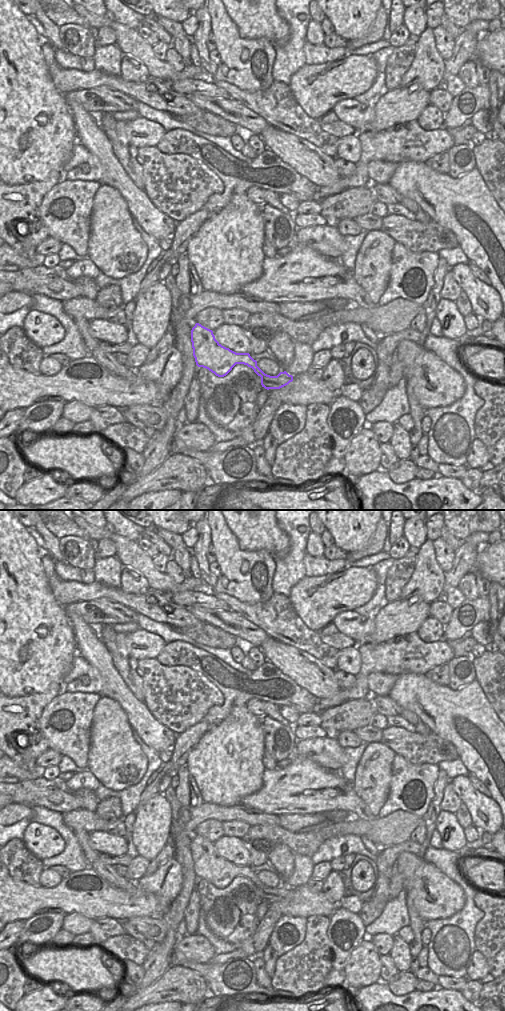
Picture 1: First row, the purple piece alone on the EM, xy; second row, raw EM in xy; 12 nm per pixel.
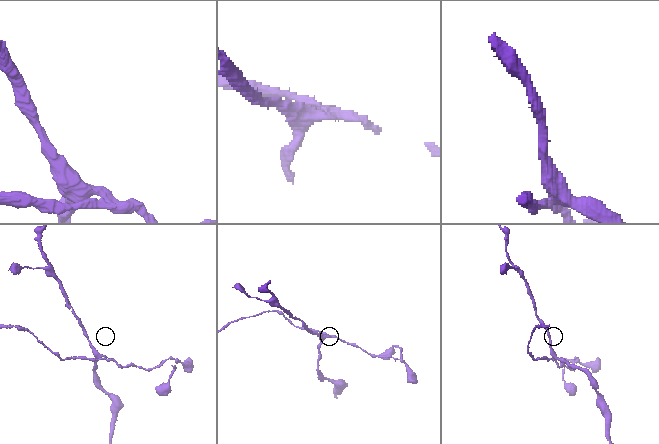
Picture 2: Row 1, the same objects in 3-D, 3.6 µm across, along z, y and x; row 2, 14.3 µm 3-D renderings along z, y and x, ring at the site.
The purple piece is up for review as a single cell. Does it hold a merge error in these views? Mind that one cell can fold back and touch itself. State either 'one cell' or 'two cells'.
two cells

